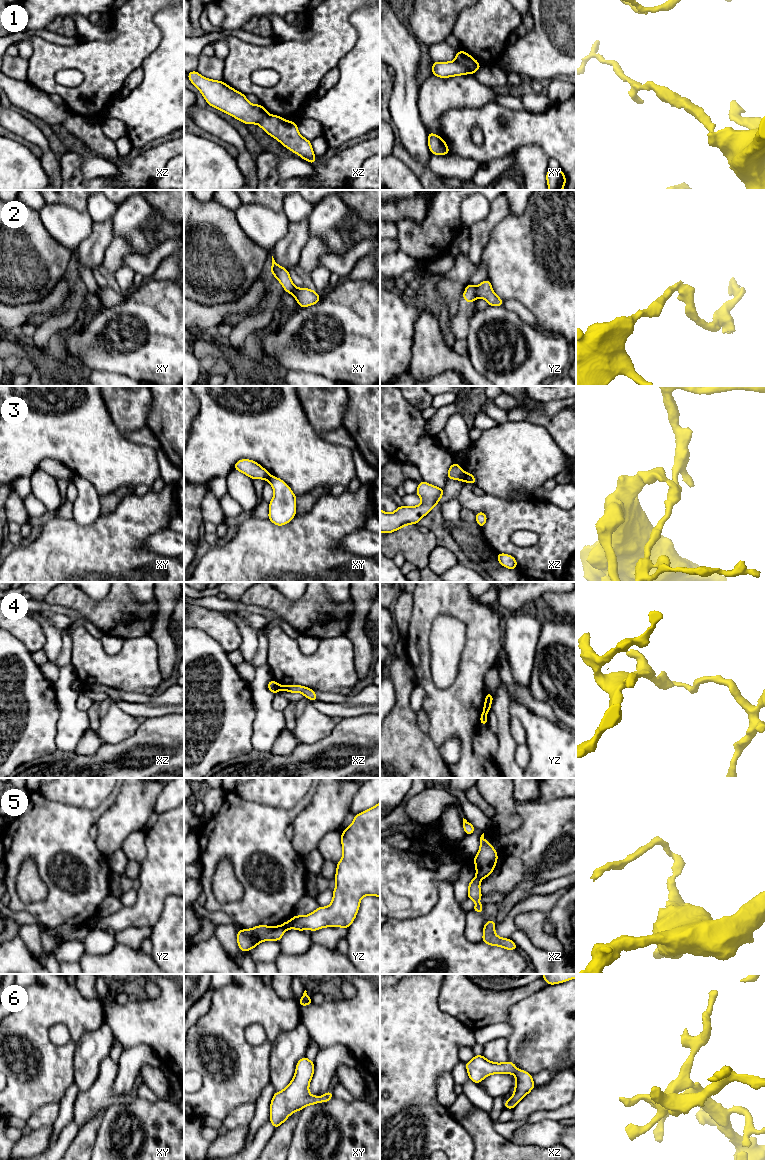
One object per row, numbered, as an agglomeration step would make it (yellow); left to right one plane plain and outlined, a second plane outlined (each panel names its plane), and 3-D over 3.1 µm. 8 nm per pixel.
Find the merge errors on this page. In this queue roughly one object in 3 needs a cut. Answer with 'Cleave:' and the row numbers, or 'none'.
Cleave: 1, 2, 3, 4, 5

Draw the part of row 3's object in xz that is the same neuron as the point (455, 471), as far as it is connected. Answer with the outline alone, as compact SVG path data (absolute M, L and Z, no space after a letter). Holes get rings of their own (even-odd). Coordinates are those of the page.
M454 462L449 467L448 474L447 474L447 480L449 479L455 479L455 480L460 480L462 482L465 482L464 471L456 462Z

